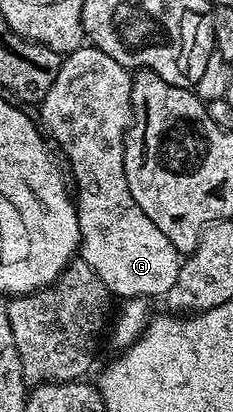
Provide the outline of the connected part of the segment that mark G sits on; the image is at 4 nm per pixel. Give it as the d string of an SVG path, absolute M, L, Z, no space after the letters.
M83 44L62 59L60 72L56 72L56 80L52 88L48 88L48 96L40 103L42 110L41 125L48 131L49 137L54 137L53 145L66 153L70 161L70 170L74 173L76 190L76 205L78 208L78 223L80 224L80 257L85 260L104 280L111 295L125 300L129 298L152 299L153 294L165 296L176 284L176 276L180 265L180 255L176 248L172 248L172 240L140 212L136 200L132 200L132 192L128 192L128 180L124 176L124 144L126 131L134 113L130 97L132 96L132 74L125 70L108 52L100 52L96 47Z

